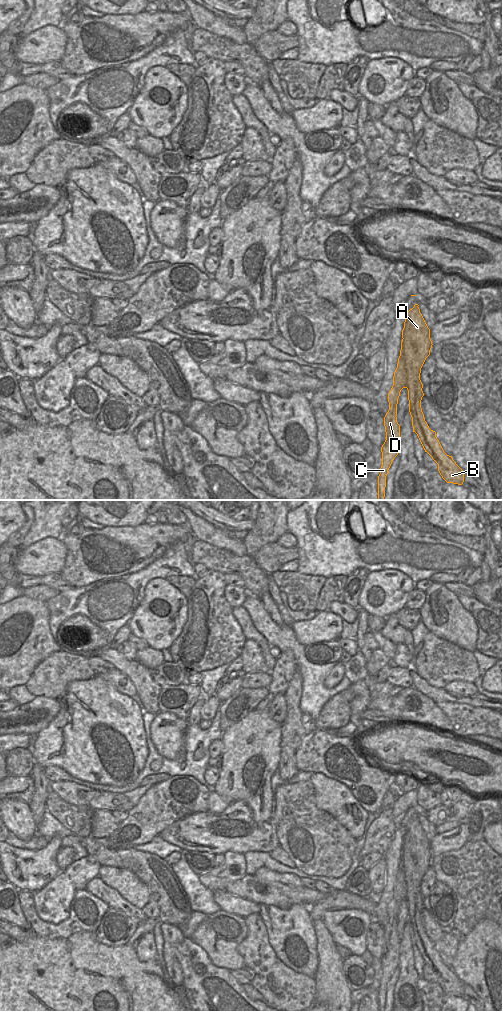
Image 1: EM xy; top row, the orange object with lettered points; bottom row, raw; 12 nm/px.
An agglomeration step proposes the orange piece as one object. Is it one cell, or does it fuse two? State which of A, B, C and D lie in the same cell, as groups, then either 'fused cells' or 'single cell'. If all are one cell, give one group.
groups A B / C D; fused cells

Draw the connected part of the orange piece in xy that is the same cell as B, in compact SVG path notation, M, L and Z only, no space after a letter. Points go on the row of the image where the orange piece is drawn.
M418 313L412 320L409 336L403 338L401 342L408 374L407 390L413 432L417 434L425 452L438 464L438 471L442 478L447 483L462 485L464 482L463 470L456 464L452 456L444 452L436 437L436 432L431 430L425 421L421 408L424 393L420 373L426 358L430 355L432 345L430 329L422 314Z

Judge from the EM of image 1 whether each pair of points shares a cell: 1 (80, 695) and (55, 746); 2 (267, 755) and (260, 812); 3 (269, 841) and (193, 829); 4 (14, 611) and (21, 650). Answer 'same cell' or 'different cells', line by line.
1: same cell
2: same cell
3: same cell
4: same cell

